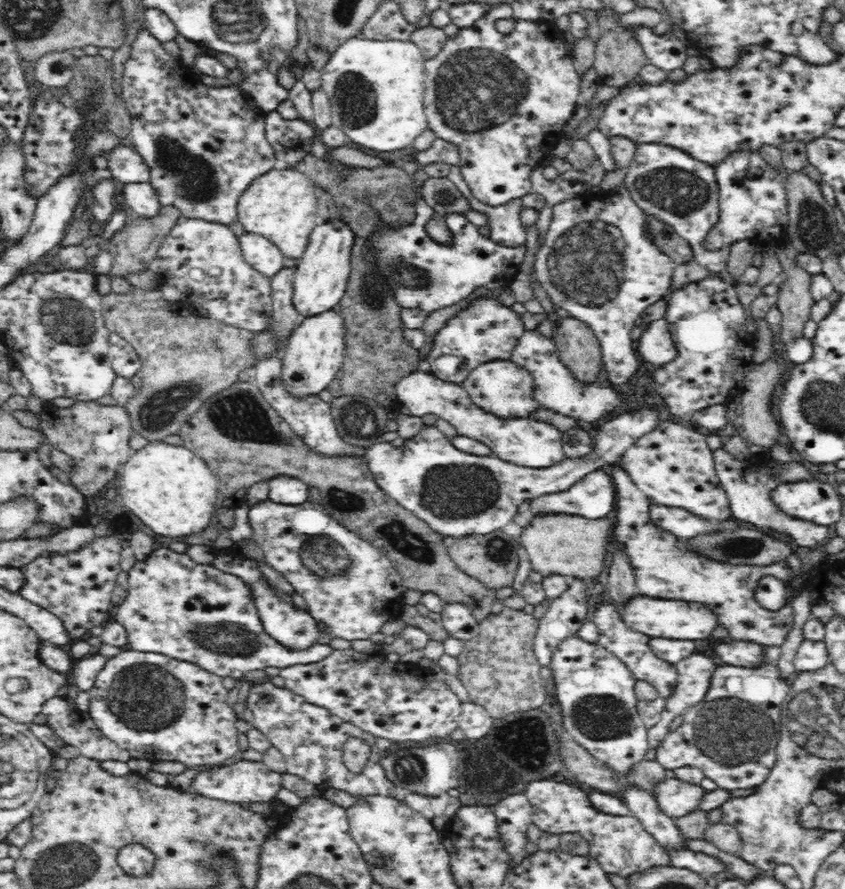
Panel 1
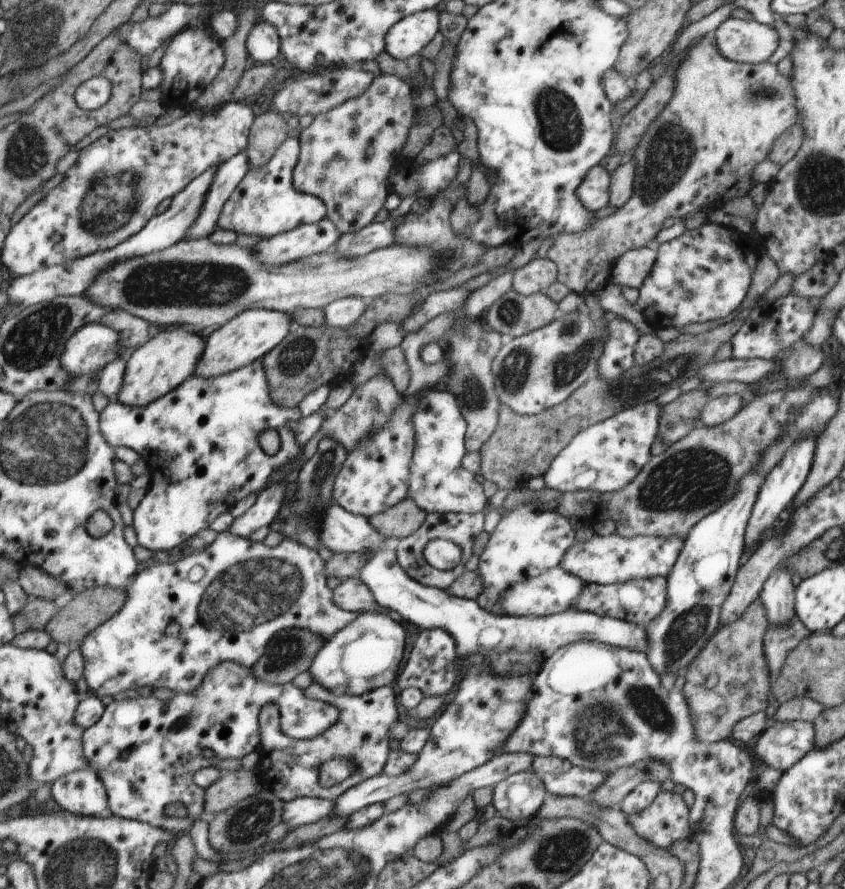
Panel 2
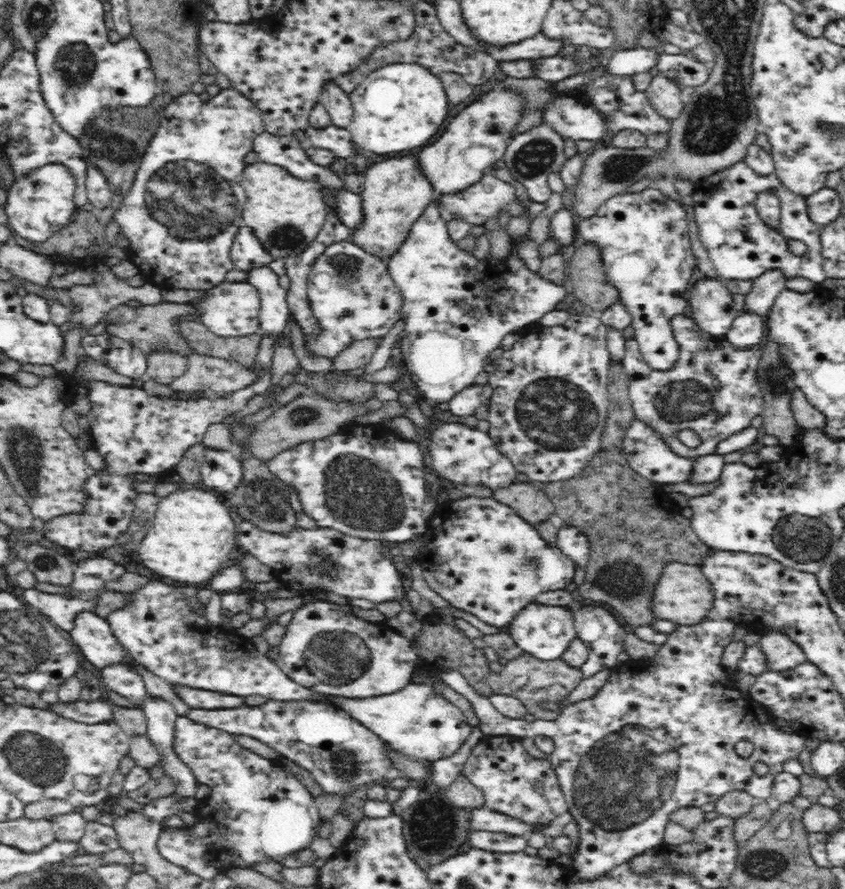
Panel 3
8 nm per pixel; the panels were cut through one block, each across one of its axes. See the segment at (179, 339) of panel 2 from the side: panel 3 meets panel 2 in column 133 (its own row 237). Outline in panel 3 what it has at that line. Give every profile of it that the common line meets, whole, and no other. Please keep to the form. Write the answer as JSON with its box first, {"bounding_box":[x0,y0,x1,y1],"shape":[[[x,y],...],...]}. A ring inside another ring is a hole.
{"bounding_box":[350,156,438,260],"shape":[[[416,156],[378,162],[362,180],[363,221],[356,230],[352,230],[350,240],[366,252],[388,260],[406,240],[411,226],[422,216],[425,208],[437,200],[438,194],[430,178],[426,177],[425,172],[422,174]]]}

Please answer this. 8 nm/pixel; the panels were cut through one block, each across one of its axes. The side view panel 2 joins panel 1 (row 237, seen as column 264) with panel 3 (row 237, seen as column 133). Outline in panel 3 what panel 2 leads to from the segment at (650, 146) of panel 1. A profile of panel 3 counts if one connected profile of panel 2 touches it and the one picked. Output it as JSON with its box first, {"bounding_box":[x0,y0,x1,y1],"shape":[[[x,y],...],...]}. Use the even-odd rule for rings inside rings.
{"bounding_box":[695,160,827,285],"shape":[[[744,160],[729,166],[697,182],[697,201],[695,202],[695,219],[698,225],[699,239],[706,248],[709,258],[716,268],[721,280],[754,280],[767,270],[778,269],[785,272],[787,278],[804,277],[820,285],[827,279],[821,253],[821,227],[810,220],[806,212],[805,198],[787,190],[775,173],[767,176],[756,174]],[[762,192],[772,192],[780,199],[781,221],[777,229],[768,227],[760,220],[756,212],[755,200]],[[788,240],[800,240],[808,246],[804,256],[795,256],[788,247]]]}

